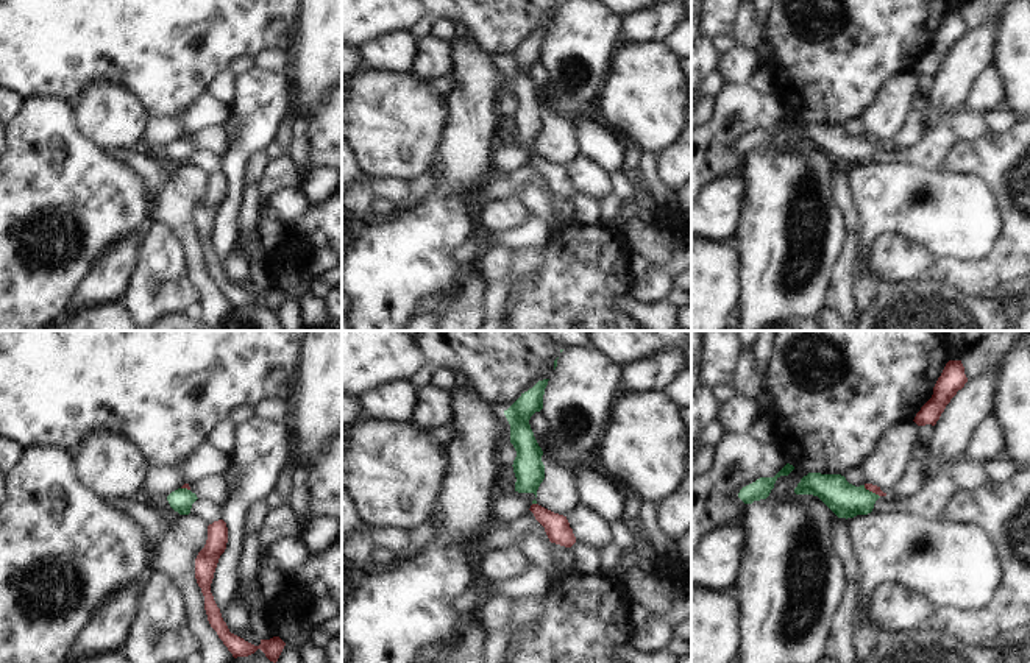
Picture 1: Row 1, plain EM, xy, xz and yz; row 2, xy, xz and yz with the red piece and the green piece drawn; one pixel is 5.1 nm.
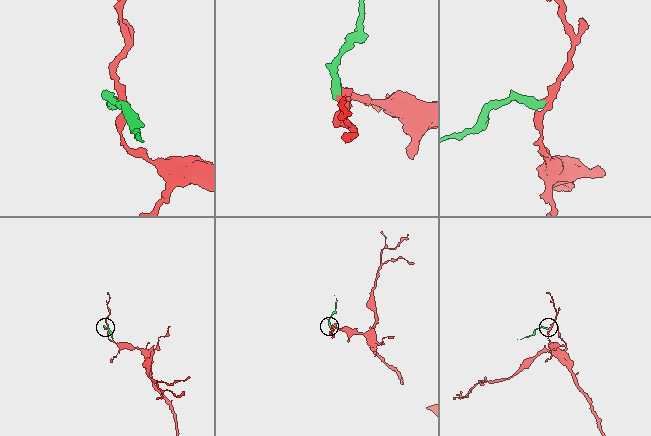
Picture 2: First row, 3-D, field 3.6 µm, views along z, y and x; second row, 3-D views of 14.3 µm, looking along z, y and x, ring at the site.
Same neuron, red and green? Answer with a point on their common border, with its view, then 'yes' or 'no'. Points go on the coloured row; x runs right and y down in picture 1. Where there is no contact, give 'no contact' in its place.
contact yz (871, 490); no

